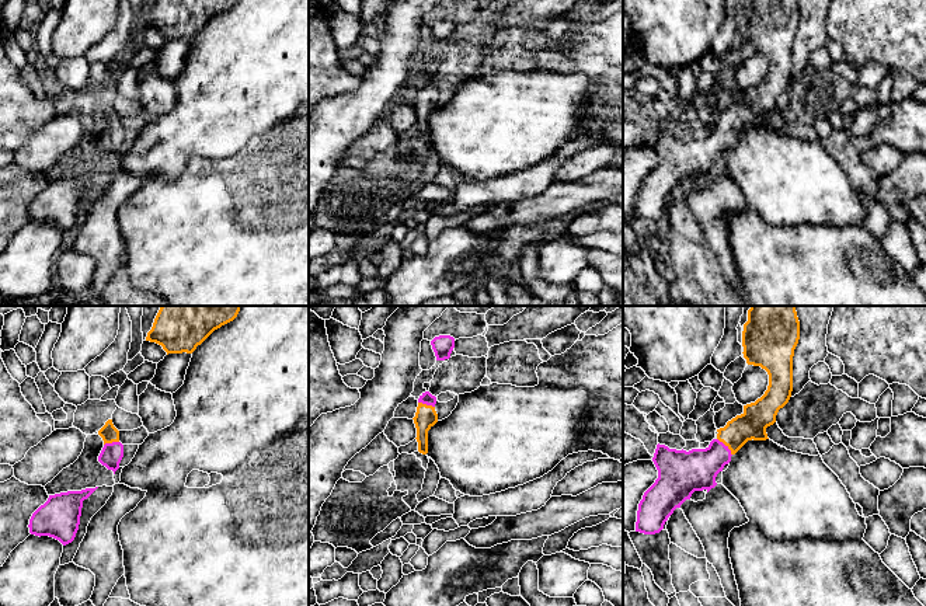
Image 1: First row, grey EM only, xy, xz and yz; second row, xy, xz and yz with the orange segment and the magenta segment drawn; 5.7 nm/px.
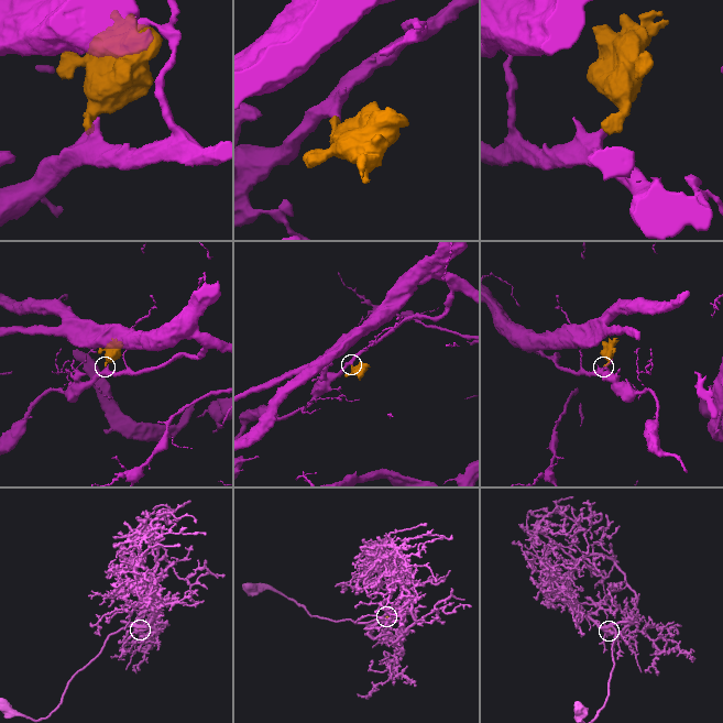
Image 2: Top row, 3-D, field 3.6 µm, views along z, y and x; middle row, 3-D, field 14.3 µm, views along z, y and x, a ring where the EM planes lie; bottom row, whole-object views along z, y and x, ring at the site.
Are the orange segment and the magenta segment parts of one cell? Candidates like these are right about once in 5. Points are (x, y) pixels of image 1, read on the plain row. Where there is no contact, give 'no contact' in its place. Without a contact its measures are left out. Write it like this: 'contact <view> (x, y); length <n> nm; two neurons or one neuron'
contact yz (726, 131); length 130 nm; one neuron

